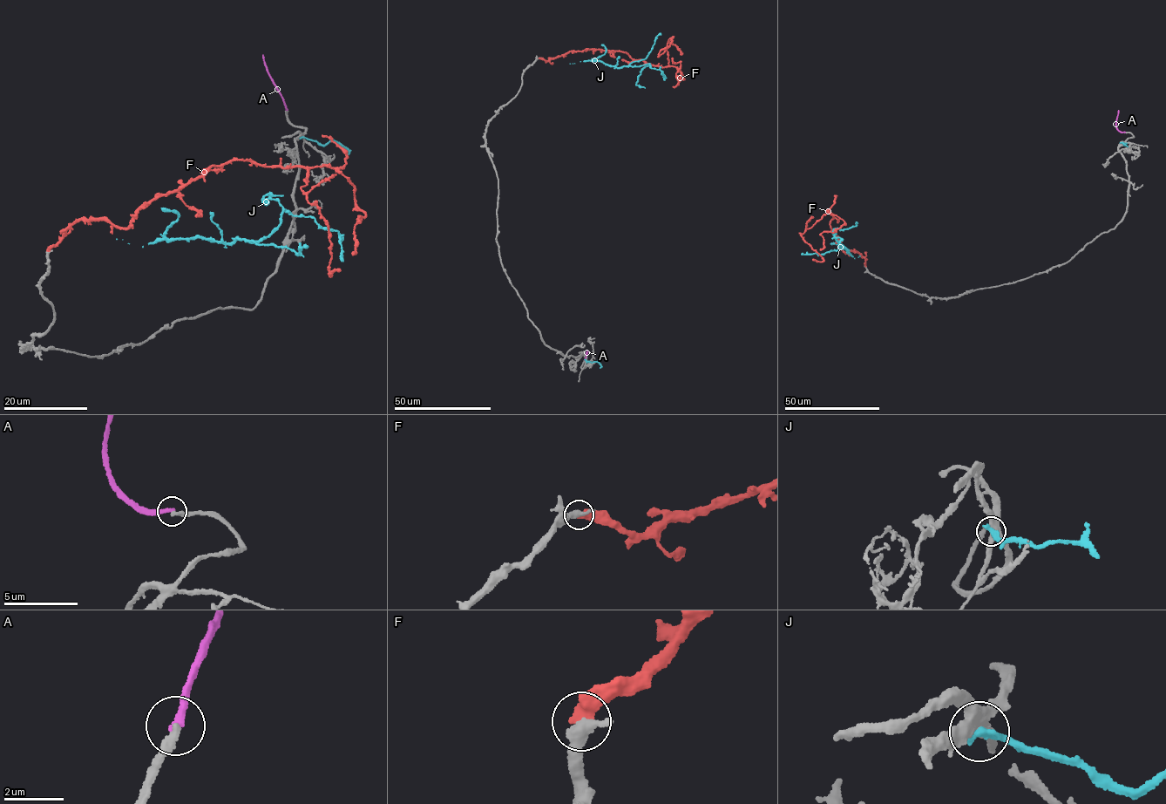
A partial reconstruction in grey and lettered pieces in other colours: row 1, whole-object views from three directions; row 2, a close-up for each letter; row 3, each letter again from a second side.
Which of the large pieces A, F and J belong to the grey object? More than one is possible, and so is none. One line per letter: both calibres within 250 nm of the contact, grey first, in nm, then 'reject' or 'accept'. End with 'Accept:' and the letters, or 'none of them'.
A: 280/280 nm | reject
F: 480/500 nm | accept
J: 320/360 nm | reject
Accept: F

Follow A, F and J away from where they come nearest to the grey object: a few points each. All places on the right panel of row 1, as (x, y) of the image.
A: (1124, 132), (1121, 132), (1115, 124), (1118, 110)
F: (865, 266), (856, 251), (844, 253), (832, 232), (829, 212), (801, 234), (823, 259), (812, 259)
J: (1125, 143), (857, 222), (851, 228), (835, 228), (832, 232), (834, 238), (850, 253), (838, 244), (830, 243)

